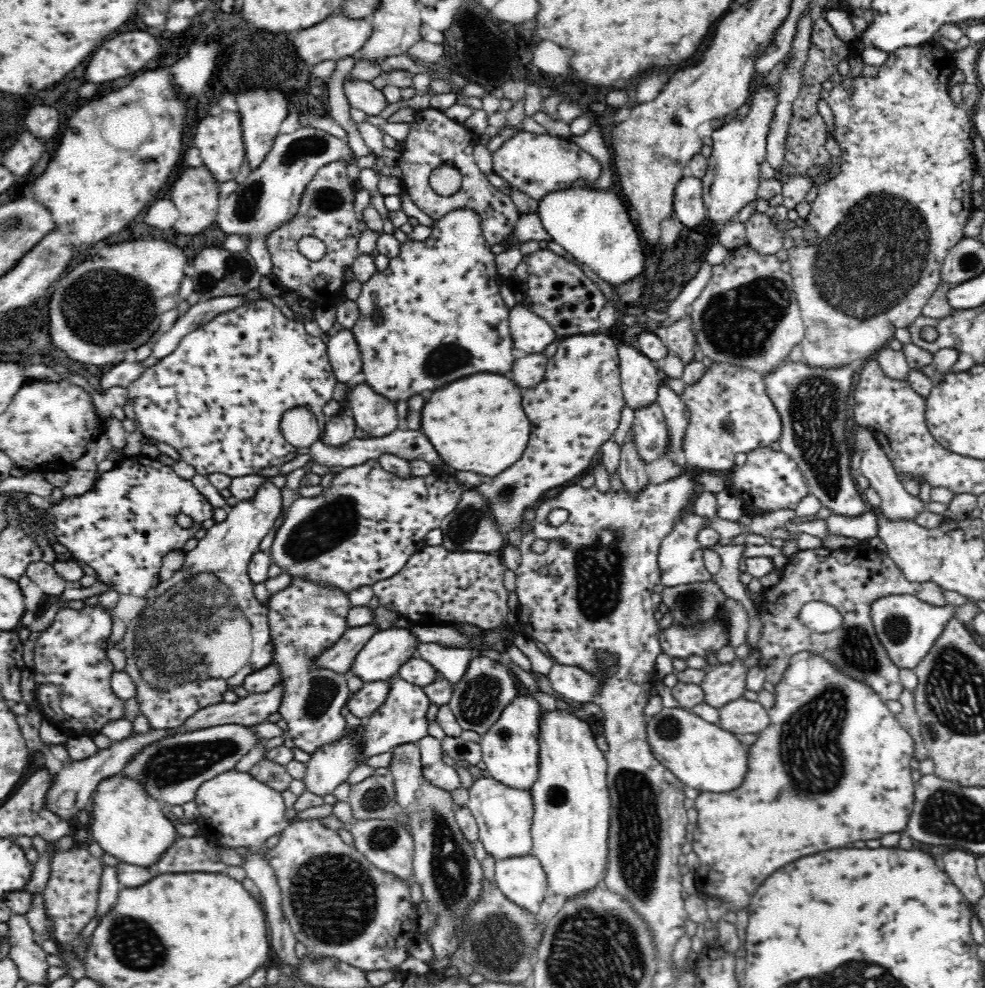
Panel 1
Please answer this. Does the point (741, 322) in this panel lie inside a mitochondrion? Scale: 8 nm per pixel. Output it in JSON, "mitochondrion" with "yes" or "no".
{"mitochondrion":"yes"}

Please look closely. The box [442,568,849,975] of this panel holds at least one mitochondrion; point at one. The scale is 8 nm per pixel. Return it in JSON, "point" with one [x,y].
{"point":[639,824]}

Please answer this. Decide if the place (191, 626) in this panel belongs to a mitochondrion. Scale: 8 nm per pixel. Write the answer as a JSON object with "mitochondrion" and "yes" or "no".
{"mitochondrion":"yes"}

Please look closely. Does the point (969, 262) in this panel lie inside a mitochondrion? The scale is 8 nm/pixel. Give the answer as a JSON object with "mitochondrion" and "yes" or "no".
{"mitochondrion":"yes"}

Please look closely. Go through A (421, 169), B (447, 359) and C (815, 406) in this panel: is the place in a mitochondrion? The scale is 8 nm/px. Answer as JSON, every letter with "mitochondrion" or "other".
{"A":"other","B":"mitochondrion","C":"mitochondrion"}

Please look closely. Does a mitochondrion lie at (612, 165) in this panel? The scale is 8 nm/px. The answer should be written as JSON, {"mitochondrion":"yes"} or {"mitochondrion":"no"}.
{"mitochondrion":"no"}

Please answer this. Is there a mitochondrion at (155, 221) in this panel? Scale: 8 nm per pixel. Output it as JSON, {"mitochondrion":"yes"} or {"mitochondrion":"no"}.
{"mitochondrion":"no"}

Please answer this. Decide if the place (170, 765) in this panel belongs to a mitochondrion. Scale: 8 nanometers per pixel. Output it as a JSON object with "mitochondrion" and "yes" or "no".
{"mitochondrion":"yes"}

